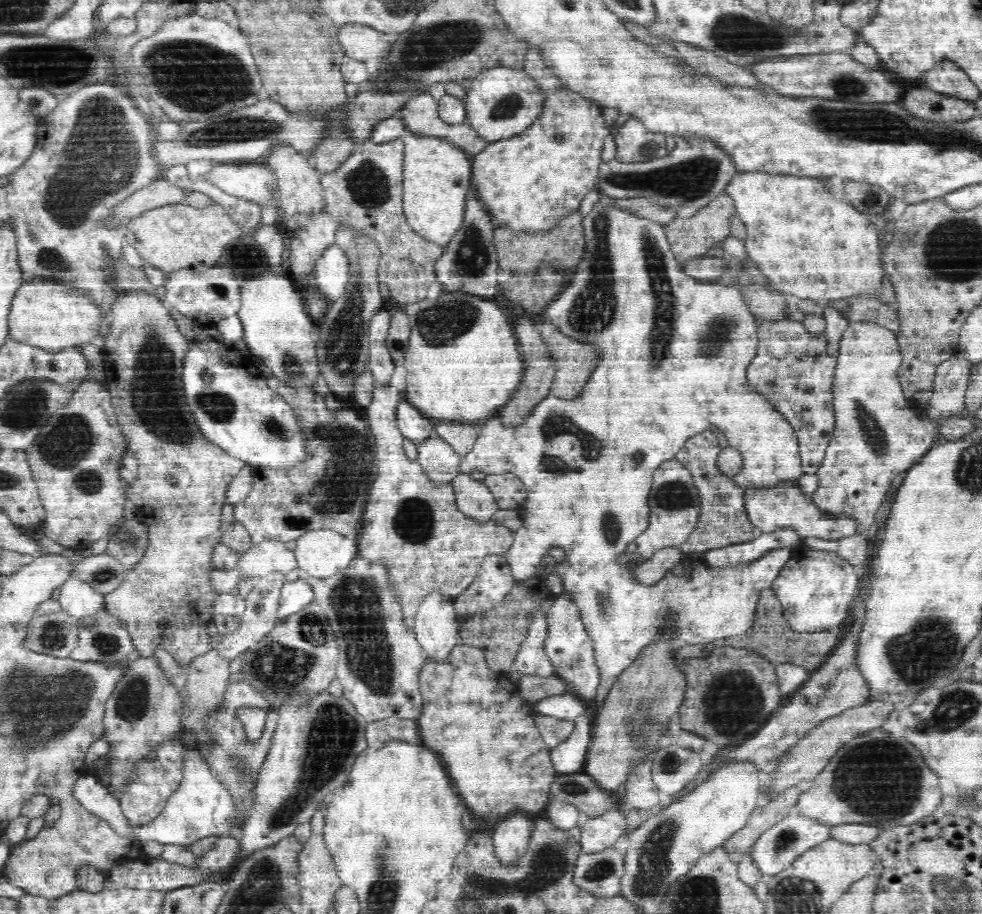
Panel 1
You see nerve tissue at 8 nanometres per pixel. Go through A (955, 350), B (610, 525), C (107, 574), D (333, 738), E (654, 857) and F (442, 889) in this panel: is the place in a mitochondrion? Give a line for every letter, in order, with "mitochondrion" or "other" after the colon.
A: other
B: mitochondrion
C: mitochondrion
D: mitochondrion
E: mitochondrion
F: other

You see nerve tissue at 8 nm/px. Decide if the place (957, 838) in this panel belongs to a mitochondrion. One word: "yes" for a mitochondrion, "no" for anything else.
no

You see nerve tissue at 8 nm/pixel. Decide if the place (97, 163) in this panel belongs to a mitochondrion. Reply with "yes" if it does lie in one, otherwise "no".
yes

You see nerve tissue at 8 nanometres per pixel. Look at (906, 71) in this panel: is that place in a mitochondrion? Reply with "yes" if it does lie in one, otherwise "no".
no

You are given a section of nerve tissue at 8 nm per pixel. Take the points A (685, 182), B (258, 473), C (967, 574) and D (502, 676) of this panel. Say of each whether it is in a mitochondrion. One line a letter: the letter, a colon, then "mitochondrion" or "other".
A: mitochondrion
B: other
C: other
D: other

